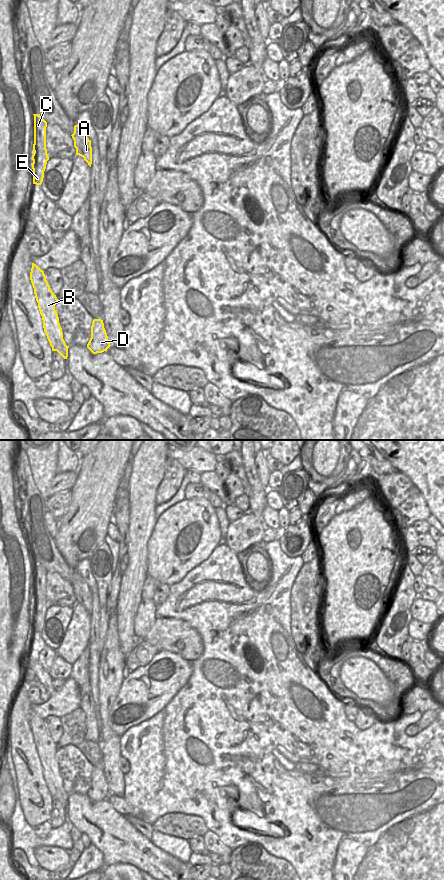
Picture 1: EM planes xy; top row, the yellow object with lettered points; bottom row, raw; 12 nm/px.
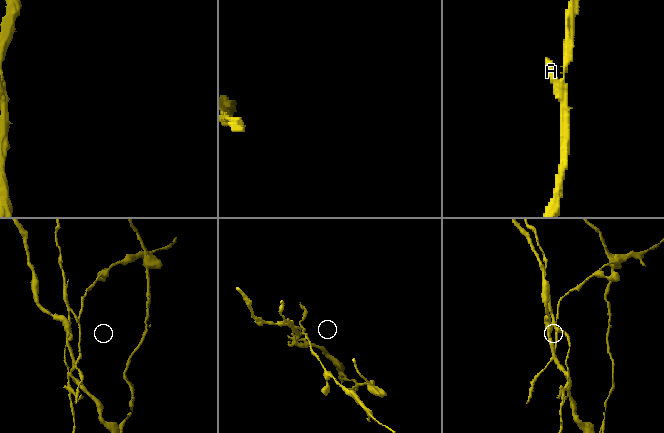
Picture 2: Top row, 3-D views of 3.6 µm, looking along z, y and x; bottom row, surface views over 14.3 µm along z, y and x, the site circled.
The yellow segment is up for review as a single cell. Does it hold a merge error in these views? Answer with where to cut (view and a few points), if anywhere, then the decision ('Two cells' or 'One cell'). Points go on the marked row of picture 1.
Split along xy (89, 162), (88, 164). Two cells.

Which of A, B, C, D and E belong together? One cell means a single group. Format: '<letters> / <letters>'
A B C E / D

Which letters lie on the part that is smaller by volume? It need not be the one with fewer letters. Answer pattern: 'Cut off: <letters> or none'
Cut off: D

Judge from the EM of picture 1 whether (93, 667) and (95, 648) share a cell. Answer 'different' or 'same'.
same

